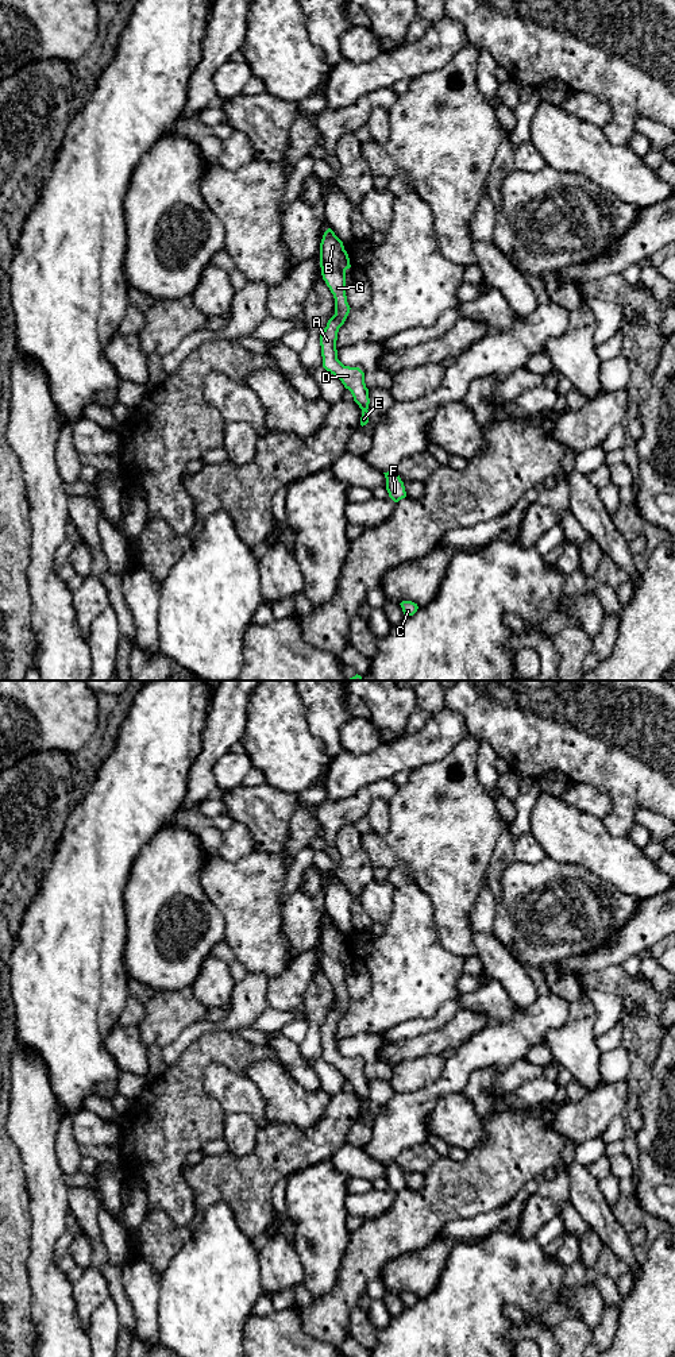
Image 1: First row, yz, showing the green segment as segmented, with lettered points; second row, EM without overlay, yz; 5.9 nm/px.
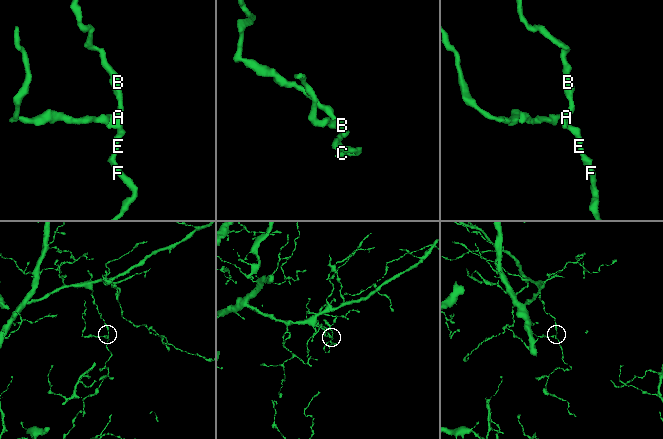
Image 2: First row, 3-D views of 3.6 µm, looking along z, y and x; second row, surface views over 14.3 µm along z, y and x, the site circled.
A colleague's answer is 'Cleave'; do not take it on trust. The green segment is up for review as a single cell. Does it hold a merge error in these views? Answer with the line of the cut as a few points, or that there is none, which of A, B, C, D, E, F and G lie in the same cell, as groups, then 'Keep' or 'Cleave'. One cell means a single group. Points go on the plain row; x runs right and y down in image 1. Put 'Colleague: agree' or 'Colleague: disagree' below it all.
No split. Groups: A B C D E F G. Keep
Colleague: disagree

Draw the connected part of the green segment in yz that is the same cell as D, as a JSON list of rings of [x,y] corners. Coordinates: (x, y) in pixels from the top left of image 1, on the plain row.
[[[328,920],[320,934],[321,967],[335,990],[335,1006],[328,1011],[320,1026],[323,1059],[338,1068],[362,1100],[360,1117],[369,1114],[369,1080],[364,1064],[359,1059],[344,1057],[338,1050],[336,1032],[339,1019],[344,1015],[350,996],[346,987],[346,961],[351,959],[343,933]]]

